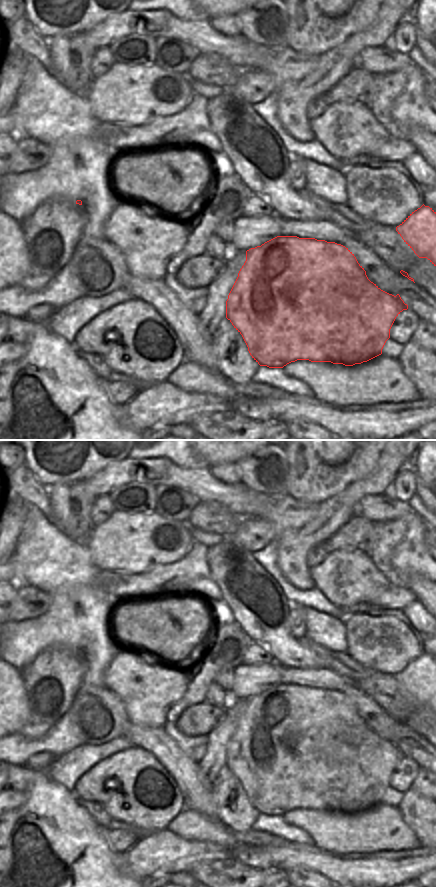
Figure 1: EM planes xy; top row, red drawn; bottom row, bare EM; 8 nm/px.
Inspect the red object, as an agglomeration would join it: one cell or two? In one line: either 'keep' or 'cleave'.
cleave

